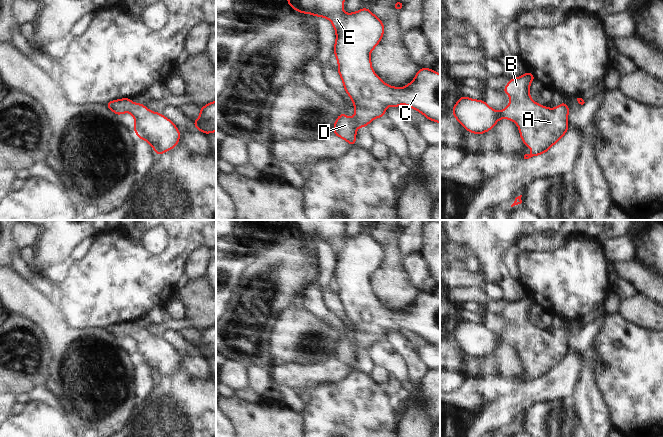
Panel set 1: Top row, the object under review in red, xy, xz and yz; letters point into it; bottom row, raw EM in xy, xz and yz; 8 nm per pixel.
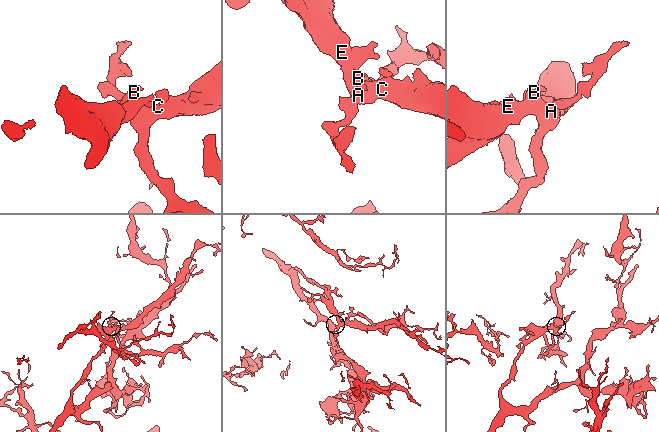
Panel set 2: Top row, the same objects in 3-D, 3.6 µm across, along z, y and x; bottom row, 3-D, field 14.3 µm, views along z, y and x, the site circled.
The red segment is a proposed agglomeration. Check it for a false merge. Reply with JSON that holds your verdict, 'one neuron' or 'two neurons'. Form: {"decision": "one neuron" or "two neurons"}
{"decision": "one neuron"}

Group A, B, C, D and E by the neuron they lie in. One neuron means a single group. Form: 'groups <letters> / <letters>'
groups A B C D E

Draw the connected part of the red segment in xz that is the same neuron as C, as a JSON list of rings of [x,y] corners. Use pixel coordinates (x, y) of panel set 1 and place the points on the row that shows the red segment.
[[[287,0],[289,6],[299,13],[308,13],[316,17],[325,17],[331,21],[336,32],[336,42],[334,44],[334,55],[338,61],[338,73],[342,79],[344,89],[354,103],[354,118],[350,119],[344,112],[338,116],[333,127],[334,135],[346,140],[349,145],[355,146],[356,129],[367,127],[375,118],[386,116],[386,107],[399,107],[405,104],[414,110],[422,113],[427,119],[440,123],[440,74],[433,69],[420,68],[415,78],[405,87],[397,88],[384,83],[372,69],[370,53],[379,44],[384,34],[384,25],[368,8],[361,8],[357,12],[343,12],[345,0]]]

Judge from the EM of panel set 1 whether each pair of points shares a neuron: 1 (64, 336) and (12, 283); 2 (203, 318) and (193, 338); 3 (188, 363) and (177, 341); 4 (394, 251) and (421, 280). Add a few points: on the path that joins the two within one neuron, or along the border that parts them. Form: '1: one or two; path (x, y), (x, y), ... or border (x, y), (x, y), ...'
1: one; path (51, 323), (24, 296)
2: two; border (191, 326), (199, 332)
3: one; path (188, 358), (187, 352), (181, 346)
4: two; border (403, 258), (403, 269), (411, 283)

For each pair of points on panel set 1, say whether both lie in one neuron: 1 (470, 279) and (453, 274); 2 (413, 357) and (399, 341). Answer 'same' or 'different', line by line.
1: same
2: same

